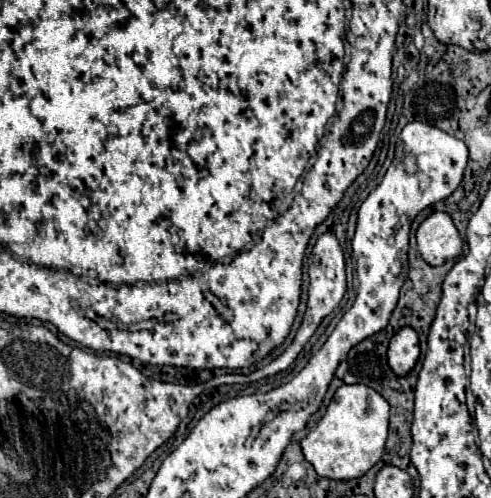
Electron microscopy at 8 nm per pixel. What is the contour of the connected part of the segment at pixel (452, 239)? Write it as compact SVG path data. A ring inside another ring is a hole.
M433 212L421 222L417 230L417 246L419 242L419 252L423 254L423 260L431 266L441 266L447 260L455 260L463 248L463 240L451 216L445 212Z

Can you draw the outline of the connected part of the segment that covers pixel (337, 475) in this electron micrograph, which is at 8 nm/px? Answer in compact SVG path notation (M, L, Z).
M345 384L335 392L331 404L327 406L327 412L323 414L315 430L301 440L301 448L305 460L313 464L319 476L331 480L361 478L369 468L373 468L379 462L387 442L387 426L389 426L387 400L369 386Z

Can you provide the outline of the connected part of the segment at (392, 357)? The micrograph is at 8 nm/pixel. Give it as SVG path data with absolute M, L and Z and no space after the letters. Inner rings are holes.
M409 326L401 328L389 342L389 350L387 350L387 360L389 360L389 366L391 370L397 374L397 376L407 376L413 366L417 364L419 360L419 338L417 338L417 332Z

